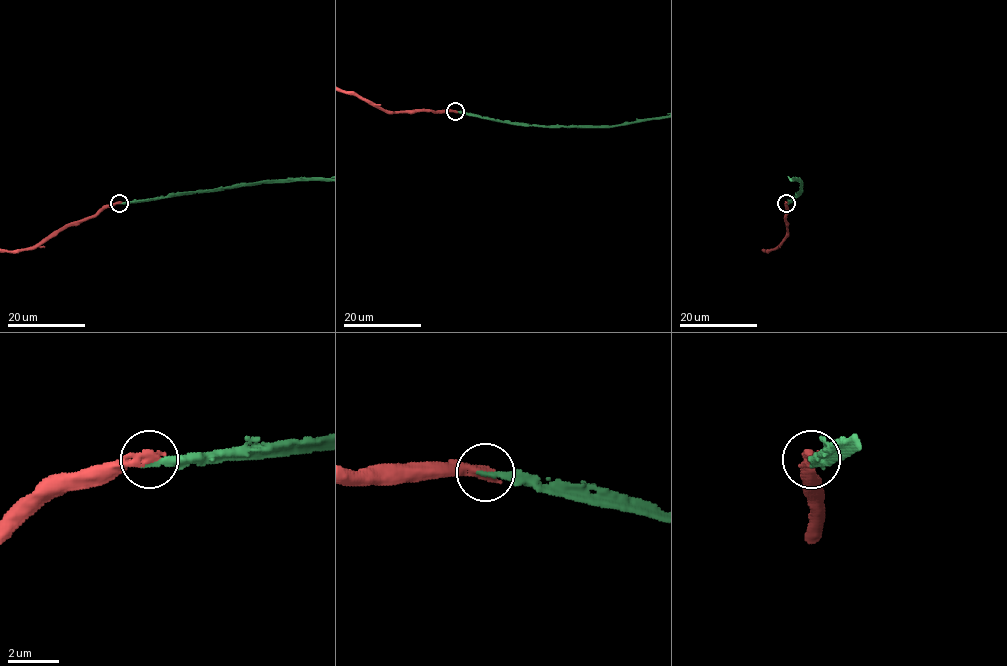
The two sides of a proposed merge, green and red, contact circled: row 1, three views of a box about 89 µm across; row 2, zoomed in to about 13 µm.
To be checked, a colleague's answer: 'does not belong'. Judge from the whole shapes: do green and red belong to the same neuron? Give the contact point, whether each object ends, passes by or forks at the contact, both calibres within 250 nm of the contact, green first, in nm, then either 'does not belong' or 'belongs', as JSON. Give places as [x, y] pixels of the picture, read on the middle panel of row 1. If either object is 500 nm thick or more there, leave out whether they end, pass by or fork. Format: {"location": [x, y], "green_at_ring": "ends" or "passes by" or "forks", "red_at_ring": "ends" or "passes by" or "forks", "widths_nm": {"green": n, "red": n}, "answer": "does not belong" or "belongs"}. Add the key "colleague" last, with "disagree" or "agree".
{"location": [455, 111], "green_at_ring": "ends", "red_at_ring": "ends", "widths_nm": {"green": 240, "red": 440}, "answer": "does not belong", "colleague": "agree"}

